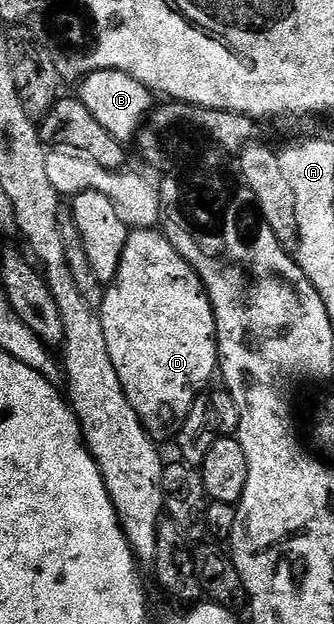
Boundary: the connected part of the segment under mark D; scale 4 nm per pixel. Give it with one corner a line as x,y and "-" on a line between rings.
141,228
128,235
125,254
121,254
121,266
115,279
106,285
102,296
103,305
98,305
97,311
105,334
105,346
109,346
109,358
113,362
113,370
117,370
117,378
121,378
129,406
137,410
137,418
156,441
178,437
185,418
189,418
193,402
204,395
206,388
203,387
214,376
216,379
219,363
215,315
199,276
189,262
177,254
162,231

